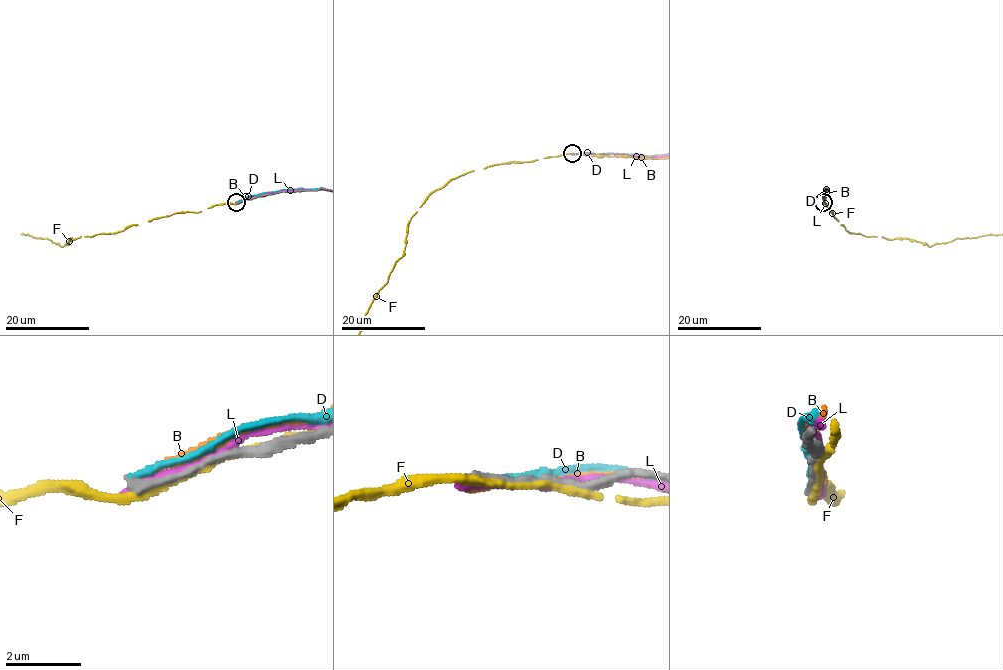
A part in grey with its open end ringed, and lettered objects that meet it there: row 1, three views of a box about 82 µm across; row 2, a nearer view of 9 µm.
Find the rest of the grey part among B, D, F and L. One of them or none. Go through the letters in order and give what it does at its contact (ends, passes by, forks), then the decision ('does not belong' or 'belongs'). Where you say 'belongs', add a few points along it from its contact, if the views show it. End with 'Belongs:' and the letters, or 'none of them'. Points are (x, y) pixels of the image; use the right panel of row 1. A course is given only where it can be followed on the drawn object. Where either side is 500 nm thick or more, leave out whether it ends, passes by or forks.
B: it ends there; does not belong
D: it ends there; does not belong
F: it passes by; does not belong
L: it passes by; does not belong
Belongs: none of them

